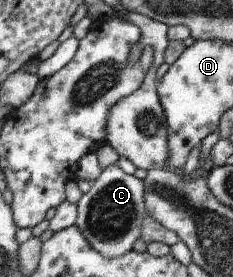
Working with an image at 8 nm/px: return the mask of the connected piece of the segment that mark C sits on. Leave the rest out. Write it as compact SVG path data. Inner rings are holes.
M118 165L101 169L100 176L91 182L90 189L82 194L76 205L66 200L55 207L48 229L56 232L74 225L92 247L103 257L114 258L132 250L136 238L140 238L141 224L146 216L143 205L142 181L126 175Z

